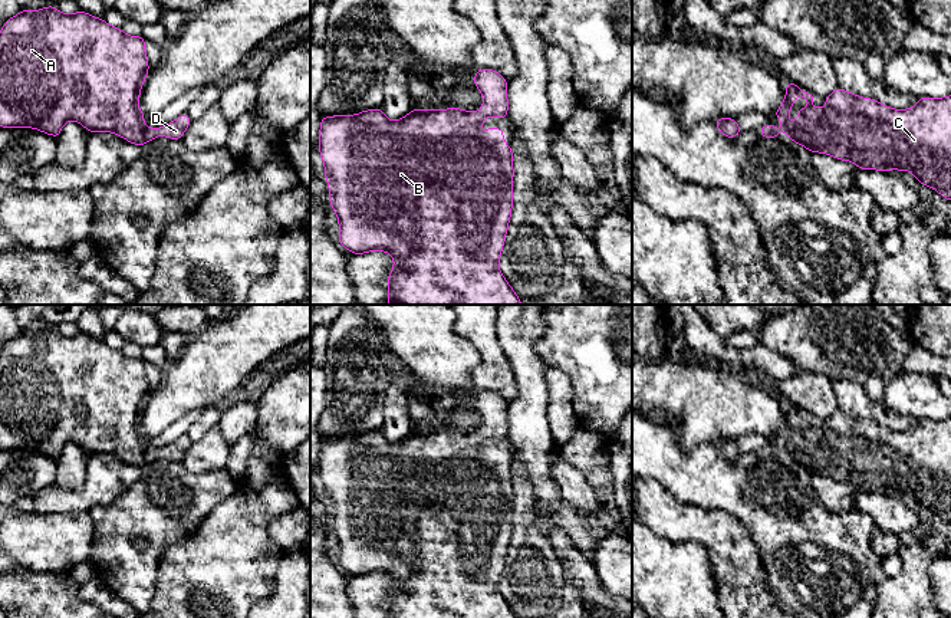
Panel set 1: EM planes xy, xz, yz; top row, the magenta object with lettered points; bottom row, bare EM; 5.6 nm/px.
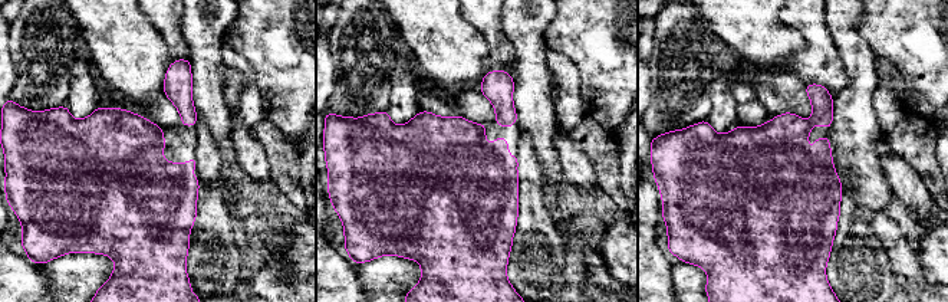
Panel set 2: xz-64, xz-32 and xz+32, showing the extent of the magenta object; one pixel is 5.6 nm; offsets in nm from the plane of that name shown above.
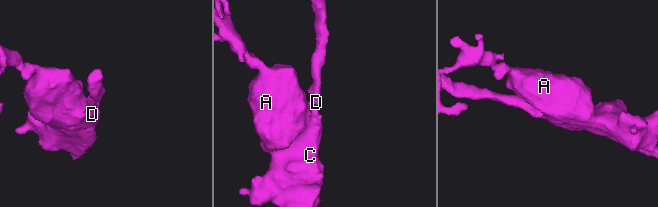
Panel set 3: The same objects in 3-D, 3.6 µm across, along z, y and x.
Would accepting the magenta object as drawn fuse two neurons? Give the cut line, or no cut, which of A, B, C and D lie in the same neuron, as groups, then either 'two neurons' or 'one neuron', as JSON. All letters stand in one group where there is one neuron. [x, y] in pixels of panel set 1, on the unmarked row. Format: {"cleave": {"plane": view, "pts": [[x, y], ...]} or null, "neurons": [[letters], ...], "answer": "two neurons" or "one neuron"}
{"cleave": null, "neurons": [["A", "B", "C", "D"]], "answer": "one neuron"}

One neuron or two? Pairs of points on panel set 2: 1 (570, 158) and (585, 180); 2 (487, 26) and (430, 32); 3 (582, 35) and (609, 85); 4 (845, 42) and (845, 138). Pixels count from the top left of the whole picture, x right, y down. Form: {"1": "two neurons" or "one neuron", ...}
{"1": "one neuron", "2": "two neurons", "3": "one neuron", "4": "one neuron"}

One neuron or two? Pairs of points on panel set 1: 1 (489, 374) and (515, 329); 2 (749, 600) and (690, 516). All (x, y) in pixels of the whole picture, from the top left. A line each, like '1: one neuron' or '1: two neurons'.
1: two neurons
2: one neuron

